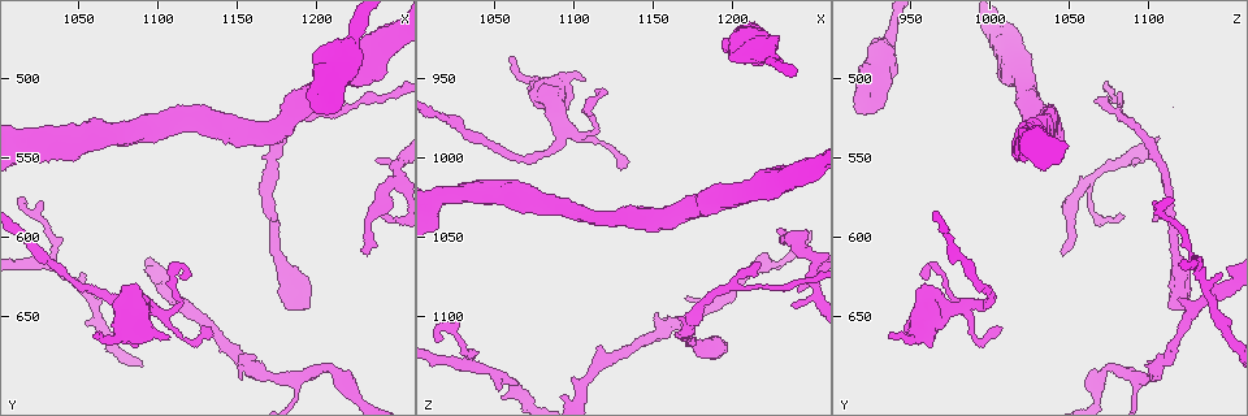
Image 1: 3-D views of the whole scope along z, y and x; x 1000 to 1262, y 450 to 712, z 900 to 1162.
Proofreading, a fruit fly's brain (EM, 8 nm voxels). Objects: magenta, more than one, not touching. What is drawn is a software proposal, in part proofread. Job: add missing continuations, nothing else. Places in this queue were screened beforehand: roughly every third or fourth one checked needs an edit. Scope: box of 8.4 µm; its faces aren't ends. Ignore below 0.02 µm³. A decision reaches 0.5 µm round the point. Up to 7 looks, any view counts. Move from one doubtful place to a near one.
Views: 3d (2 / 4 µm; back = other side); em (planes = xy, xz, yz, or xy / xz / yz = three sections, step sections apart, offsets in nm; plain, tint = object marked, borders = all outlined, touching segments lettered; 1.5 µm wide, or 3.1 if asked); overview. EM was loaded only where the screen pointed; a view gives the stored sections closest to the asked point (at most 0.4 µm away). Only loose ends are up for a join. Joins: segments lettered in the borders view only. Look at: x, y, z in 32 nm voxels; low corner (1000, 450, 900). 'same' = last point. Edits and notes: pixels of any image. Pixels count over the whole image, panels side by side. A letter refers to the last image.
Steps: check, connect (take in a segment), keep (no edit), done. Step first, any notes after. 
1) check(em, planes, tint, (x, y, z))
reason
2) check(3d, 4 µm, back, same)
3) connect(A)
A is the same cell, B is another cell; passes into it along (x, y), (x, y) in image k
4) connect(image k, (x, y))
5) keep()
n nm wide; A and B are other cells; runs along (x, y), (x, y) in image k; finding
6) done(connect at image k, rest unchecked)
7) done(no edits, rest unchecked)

check(em, yz, step 4, borders, (1232, 612, 1044))
free end

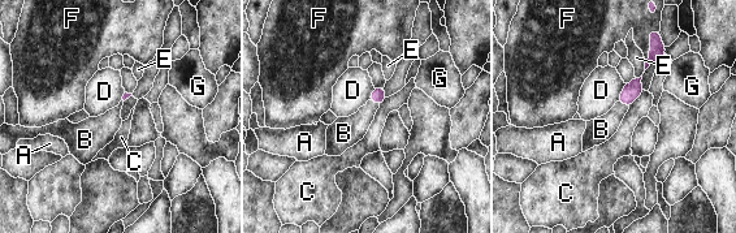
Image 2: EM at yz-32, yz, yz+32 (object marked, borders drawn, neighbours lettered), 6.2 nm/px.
connect(B)
B is the same cell, A, C, D, E, F and G are other cells; passes into it along (632, 90), (623, 103), (601, 129) in image 2; it goes on there

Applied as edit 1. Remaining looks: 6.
check(em, xy, step 4, borders, (1130, 656, 1008))
free end

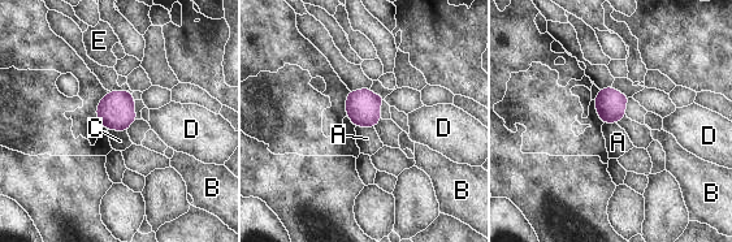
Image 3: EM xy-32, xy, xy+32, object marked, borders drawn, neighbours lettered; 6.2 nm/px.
check(em, planes, borders, same)

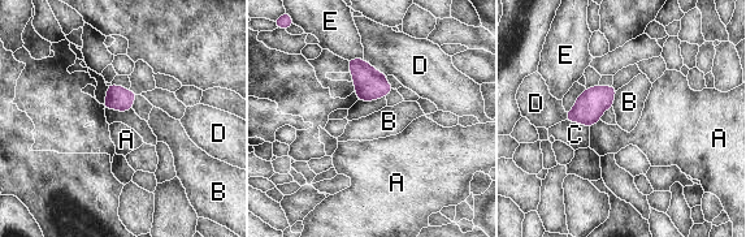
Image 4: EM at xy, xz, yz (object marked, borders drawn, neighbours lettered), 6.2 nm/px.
keep()
D touches over 190 nm; A, B, C, D and E are other cells; none of them fits

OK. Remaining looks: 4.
check(em, xy, step 8, tint, (1060, 662, 936))
an open end

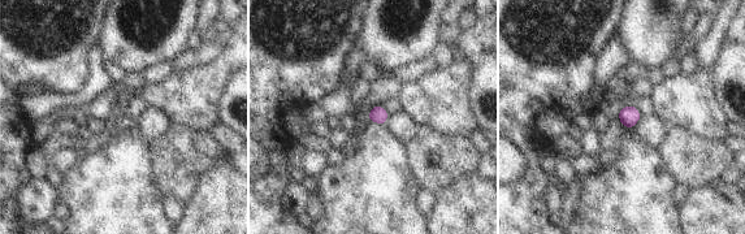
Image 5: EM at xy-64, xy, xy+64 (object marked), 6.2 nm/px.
check(em, planes, borders, same)
another direction

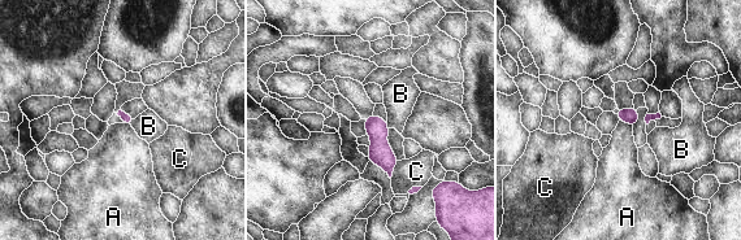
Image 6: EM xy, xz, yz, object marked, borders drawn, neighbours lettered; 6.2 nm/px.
keep()
C touches over 120 nm; A, B and C are other cells; border along (619, 120), (632, 127) in image 6; none of them fits

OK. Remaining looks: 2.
done(connect at image 2, rest unchecked)

